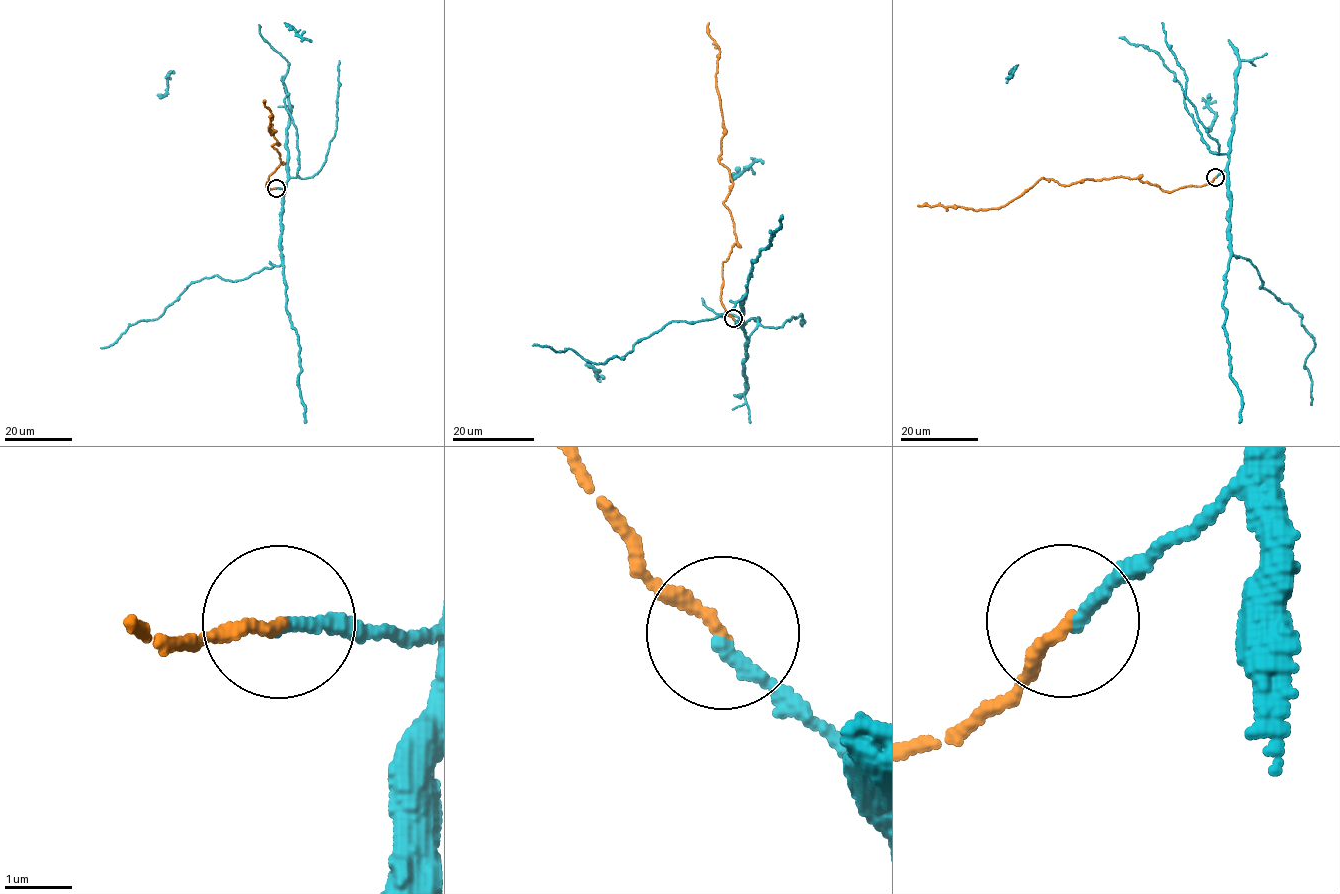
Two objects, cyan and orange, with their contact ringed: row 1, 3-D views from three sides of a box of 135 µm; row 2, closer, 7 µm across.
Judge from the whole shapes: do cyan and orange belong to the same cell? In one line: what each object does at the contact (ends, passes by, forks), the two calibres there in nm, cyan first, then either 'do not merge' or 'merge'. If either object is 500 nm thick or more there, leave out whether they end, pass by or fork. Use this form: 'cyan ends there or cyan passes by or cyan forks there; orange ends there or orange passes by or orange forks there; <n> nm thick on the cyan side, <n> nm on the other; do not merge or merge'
cyan ends there; orange ends there; 200 nm thick on the cyan side, 180 nm on the other; merge

